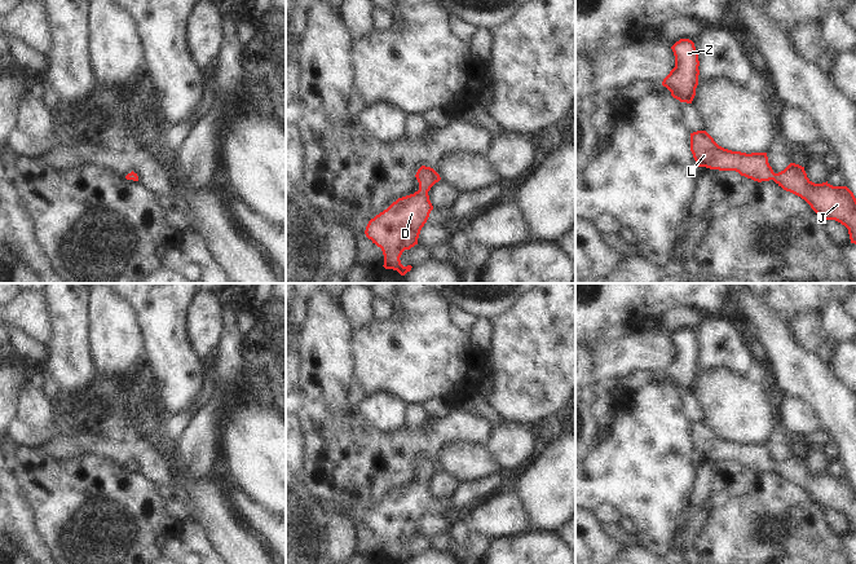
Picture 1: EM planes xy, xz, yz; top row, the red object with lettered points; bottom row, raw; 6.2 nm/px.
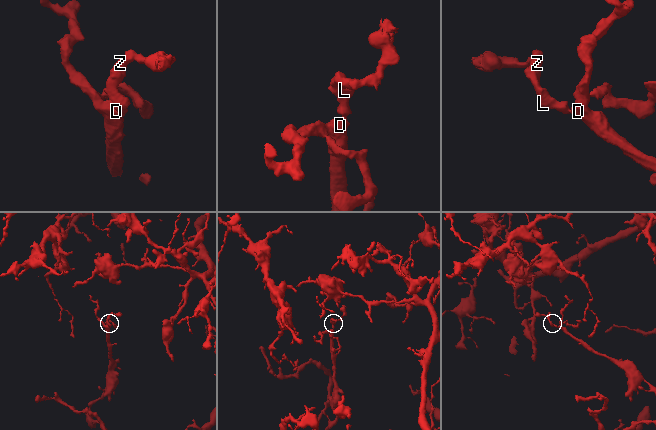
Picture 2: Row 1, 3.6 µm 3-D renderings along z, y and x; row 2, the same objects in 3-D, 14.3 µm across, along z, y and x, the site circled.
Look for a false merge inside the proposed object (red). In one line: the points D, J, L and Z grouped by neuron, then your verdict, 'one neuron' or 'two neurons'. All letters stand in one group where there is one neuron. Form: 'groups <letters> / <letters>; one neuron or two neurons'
groups D J L Z; one neuron

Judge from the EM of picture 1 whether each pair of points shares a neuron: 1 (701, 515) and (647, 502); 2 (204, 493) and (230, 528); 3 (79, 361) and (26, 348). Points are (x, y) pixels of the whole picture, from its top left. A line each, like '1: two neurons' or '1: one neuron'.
1: two neurons
2: one neuron
3: two neurons

